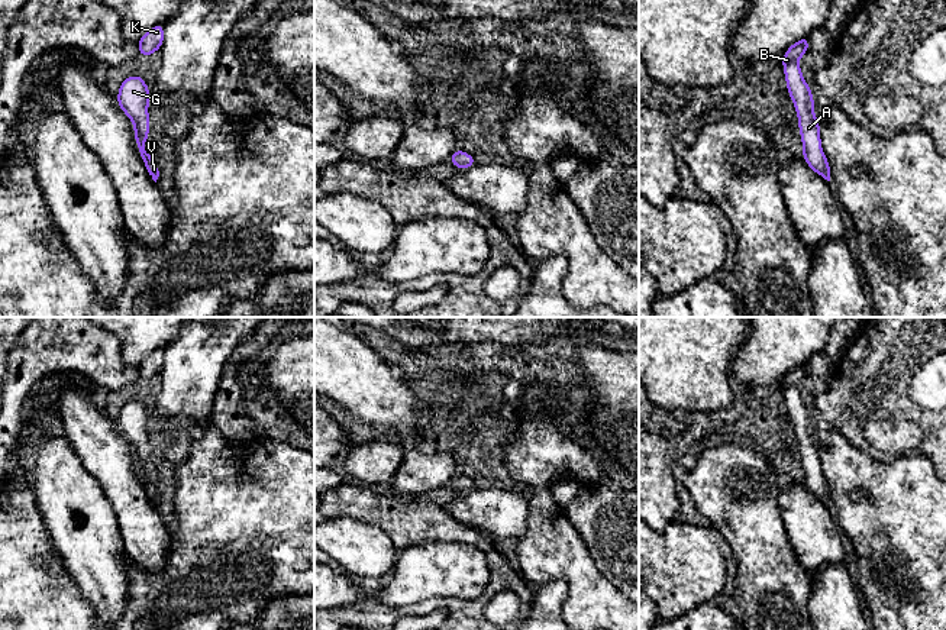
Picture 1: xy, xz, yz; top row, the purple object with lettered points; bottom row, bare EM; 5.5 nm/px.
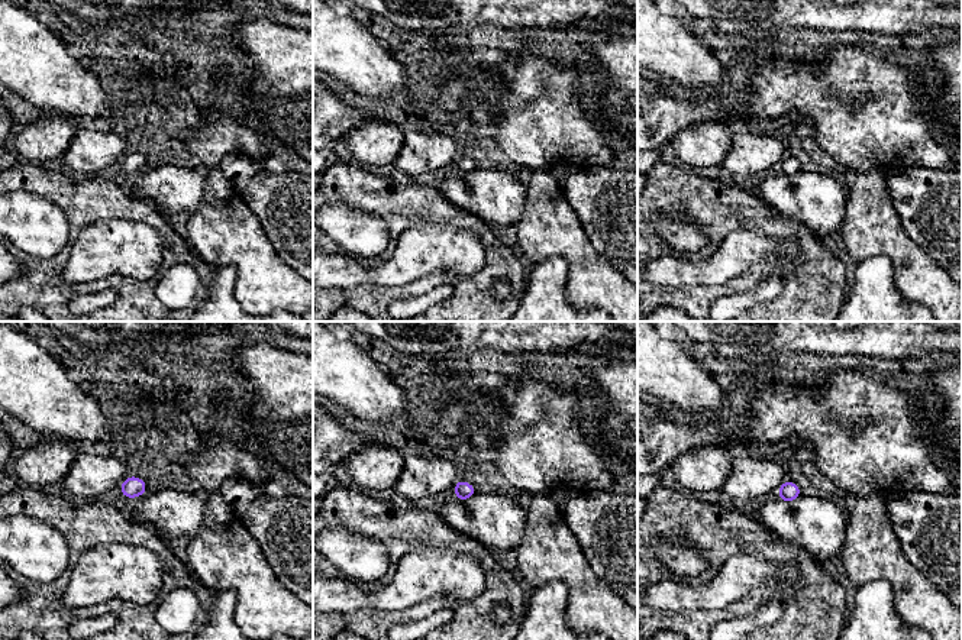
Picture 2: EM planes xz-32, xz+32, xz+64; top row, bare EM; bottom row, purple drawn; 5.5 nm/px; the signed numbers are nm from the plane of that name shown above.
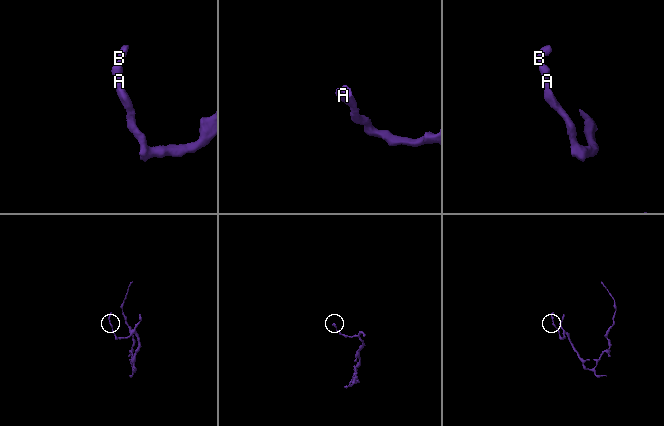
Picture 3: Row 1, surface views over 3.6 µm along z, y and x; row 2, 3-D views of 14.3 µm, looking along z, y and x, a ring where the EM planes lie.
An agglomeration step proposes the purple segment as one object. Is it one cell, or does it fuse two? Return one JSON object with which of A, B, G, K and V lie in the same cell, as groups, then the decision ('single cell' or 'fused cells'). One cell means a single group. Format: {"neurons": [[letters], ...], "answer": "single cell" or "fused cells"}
{"neurons": [["A", "B", "G", "K", "V"]], "answer": "single cell"}

